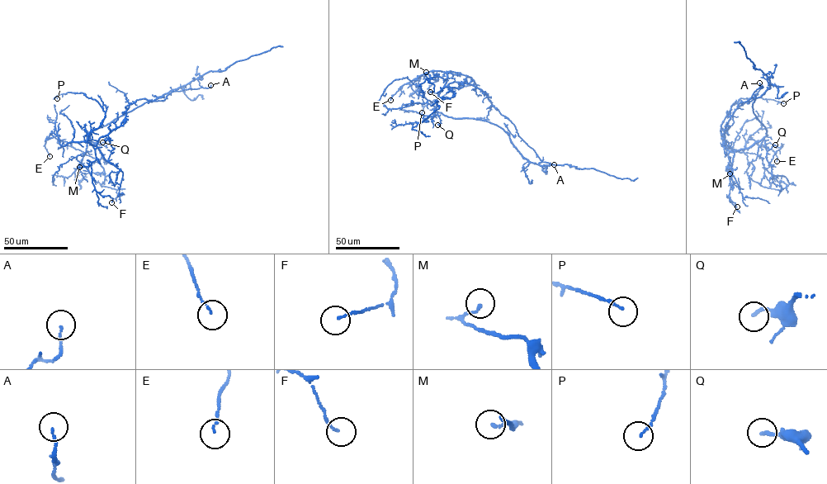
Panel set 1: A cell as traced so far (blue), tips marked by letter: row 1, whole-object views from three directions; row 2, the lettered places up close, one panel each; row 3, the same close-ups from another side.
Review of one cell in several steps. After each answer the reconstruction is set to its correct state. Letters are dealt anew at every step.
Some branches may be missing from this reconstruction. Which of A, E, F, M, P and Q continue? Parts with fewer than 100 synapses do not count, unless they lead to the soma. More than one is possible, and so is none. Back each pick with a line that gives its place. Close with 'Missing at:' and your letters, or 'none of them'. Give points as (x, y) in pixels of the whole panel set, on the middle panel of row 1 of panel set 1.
Missing at: none of them

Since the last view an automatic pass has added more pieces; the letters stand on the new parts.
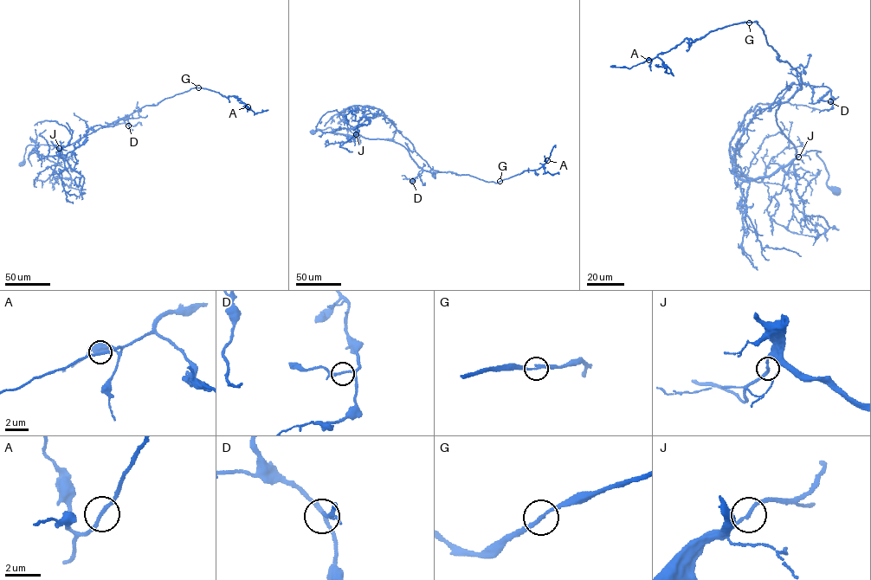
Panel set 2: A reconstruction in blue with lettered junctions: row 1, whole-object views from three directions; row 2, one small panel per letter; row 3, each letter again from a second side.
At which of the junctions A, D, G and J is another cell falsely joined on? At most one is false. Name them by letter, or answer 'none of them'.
none of them

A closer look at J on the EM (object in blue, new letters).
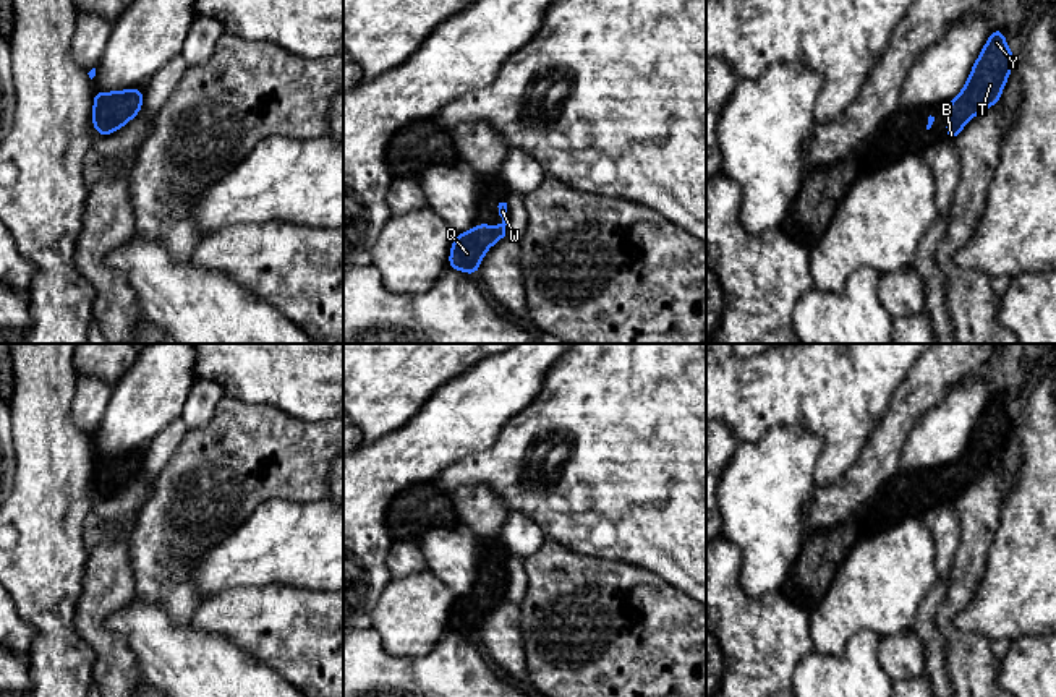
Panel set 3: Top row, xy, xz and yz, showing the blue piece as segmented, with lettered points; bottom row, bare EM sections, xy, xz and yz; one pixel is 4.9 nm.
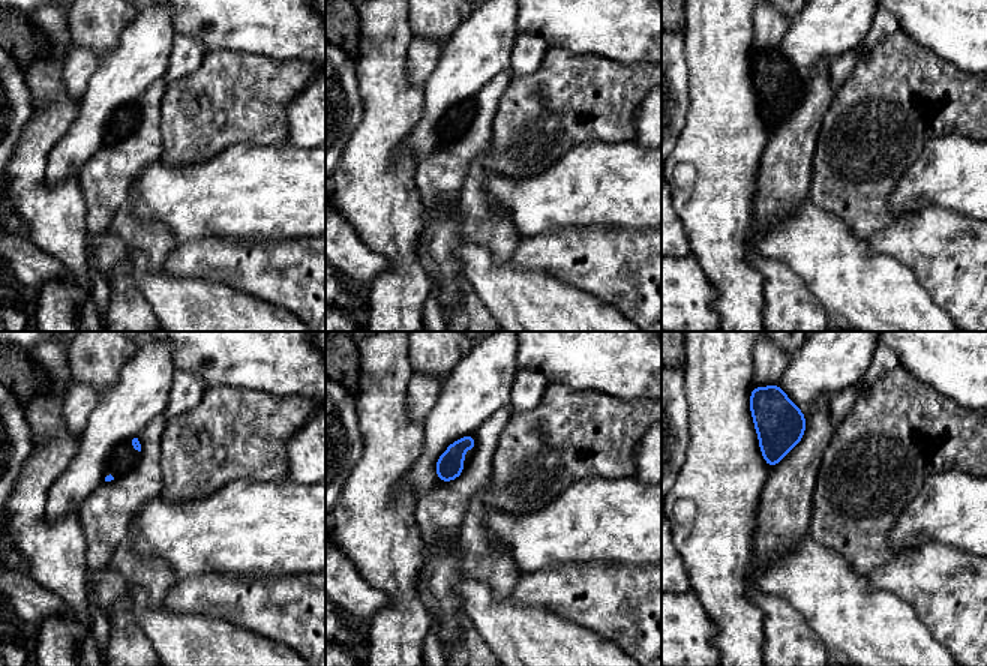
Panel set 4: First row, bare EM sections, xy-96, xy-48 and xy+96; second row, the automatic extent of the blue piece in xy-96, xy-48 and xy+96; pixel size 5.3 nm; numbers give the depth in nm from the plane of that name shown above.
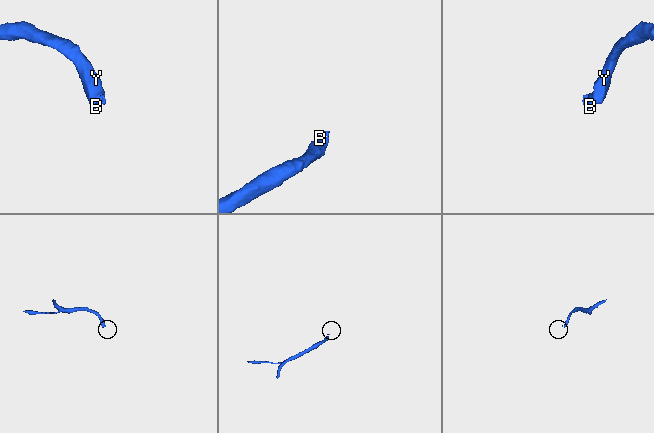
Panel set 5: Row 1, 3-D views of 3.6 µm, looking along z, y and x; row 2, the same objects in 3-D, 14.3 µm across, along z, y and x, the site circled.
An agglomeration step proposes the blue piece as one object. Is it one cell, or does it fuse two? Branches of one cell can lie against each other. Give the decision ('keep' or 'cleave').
keep

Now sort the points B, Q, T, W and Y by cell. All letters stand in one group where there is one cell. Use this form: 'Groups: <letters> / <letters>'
Groups: B Q T W Y

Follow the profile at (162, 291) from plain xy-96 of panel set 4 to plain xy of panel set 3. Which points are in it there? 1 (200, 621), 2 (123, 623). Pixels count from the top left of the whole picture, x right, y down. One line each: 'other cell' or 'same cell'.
1: other cell
2: same cell

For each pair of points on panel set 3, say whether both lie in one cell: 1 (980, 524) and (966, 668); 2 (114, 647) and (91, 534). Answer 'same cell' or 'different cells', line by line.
1: same cell
2: different cells

